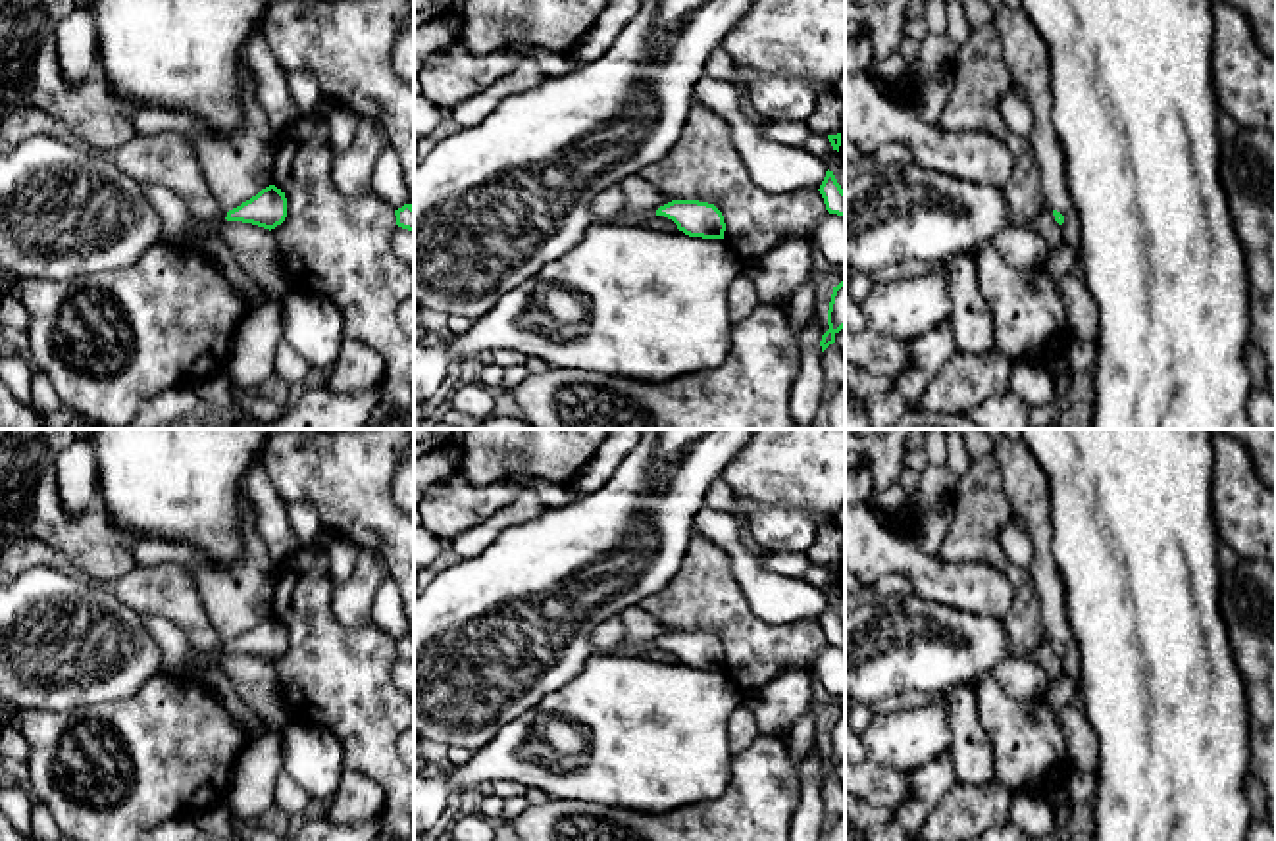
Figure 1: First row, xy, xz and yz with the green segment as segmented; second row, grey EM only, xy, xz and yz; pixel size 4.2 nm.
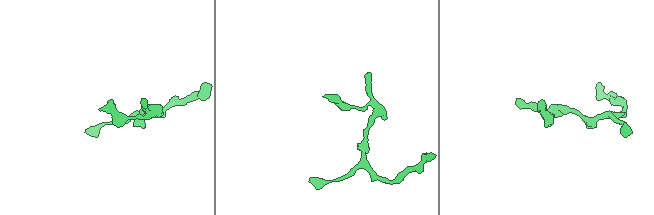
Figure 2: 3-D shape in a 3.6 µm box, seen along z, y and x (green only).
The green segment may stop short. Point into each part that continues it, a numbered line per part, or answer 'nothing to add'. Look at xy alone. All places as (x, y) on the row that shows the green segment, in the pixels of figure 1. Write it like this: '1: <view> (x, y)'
1: xy (220, 251)

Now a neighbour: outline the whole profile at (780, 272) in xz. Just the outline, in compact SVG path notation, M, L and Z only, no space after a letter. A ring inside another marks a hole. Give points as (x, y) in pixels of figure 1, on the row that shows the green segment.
M785 237L764 256L745 264L762 304L785 310L795 291L812 273L812 244L804 237Z

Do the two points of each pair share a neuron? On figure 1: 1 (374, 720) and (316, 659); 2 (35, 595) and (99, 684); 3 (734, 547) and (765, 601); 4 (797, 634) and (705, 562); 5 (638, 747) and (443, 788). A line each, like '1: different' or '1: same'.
1: same
2: same
3: same
4: same
5: same

